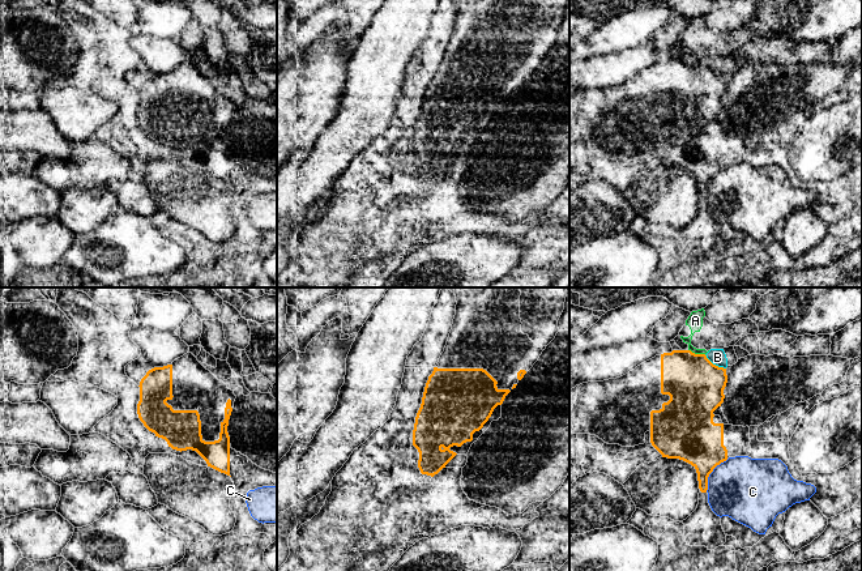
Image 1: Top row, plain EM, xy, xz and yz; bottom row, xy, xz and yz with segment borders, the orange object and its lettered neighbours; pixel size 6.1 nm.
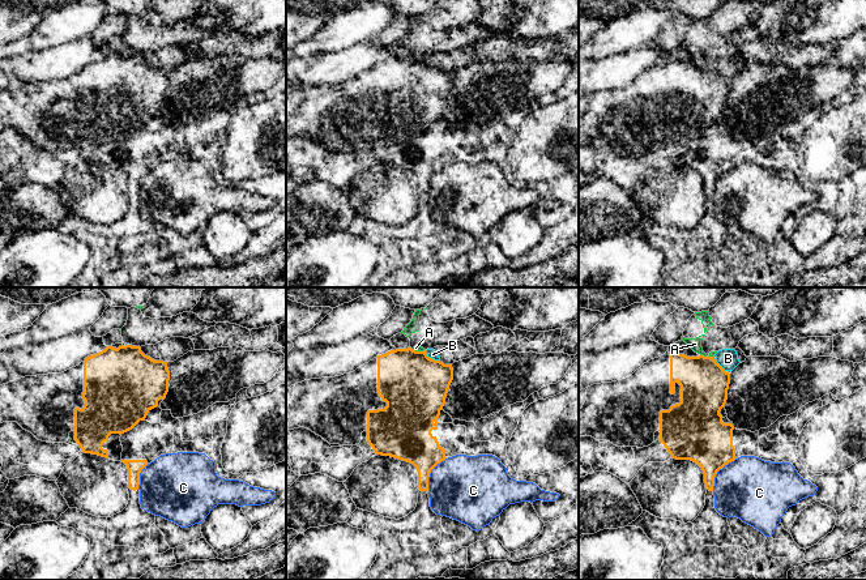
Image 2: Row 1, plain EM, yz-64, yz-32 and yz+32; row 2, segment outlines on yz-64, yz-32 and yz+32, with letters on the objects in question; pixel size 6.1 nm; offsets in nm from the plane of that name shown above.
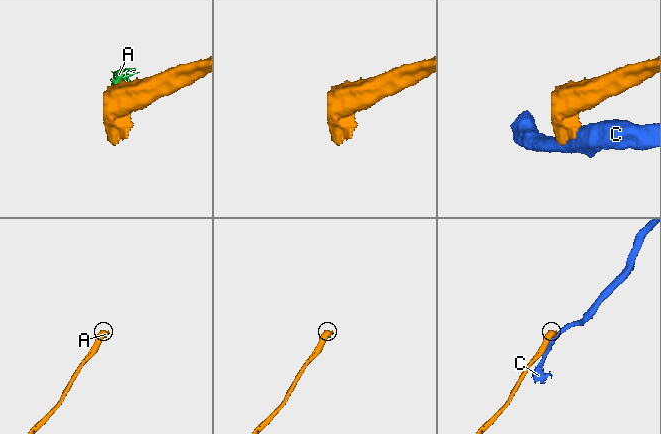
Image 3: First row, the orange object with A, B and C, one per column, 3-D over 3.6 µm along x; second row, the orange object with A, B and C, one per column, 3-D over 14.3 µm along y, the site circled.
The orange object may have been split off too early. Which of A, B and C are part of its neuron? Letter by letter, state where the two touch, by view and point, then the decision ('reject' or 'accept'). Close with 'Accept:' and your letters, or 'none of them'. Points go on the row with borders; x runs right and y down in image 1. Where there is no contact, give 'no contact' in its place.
A: meets orange in yz at (696, 354); reject
B: meets orange in yz at (715, 365); reject
C: meets orange in yz at (711, 472); reject
Accept: none of them

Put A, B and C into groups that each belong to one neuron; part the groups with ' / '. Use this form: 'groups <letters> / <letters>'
groups A / B / C

